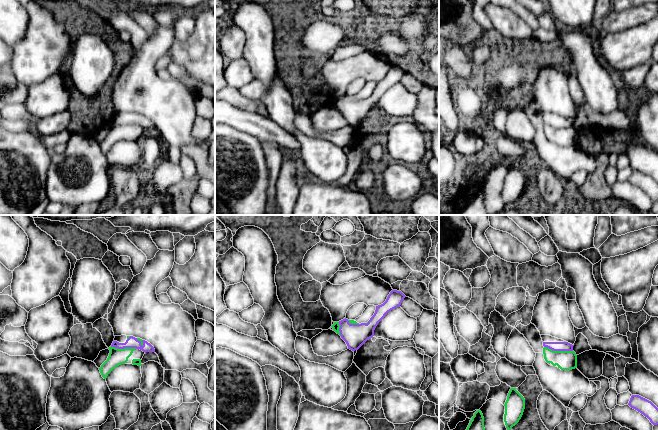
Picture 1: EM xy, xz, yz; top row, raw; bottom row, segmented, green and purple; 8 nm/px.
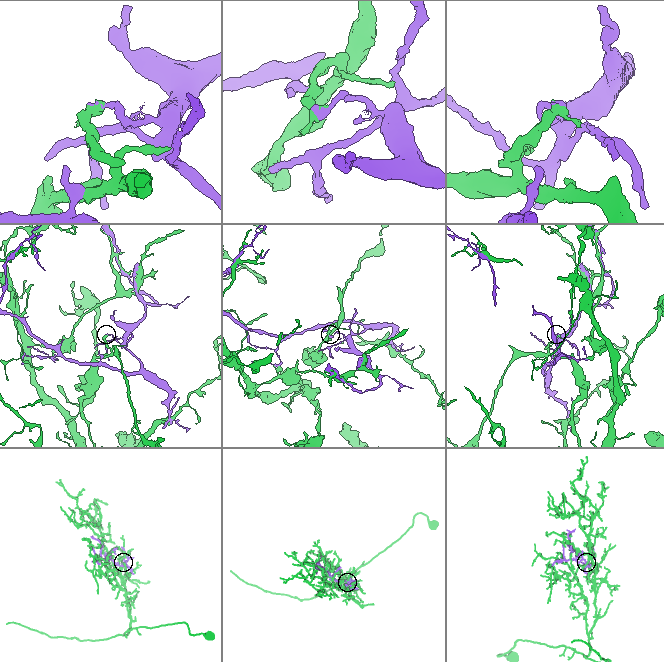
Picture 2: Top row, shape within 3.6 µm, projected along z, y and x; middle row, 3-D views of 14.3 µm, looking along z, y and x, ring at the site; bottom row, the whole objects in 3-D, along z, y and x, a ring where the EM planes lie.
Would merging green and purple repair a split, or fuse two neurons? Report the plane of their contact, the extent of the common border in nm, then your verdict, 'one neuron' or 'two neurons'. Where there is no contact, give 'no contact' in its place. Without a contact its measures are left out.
contact in yz; length 240 nm; two neurons

